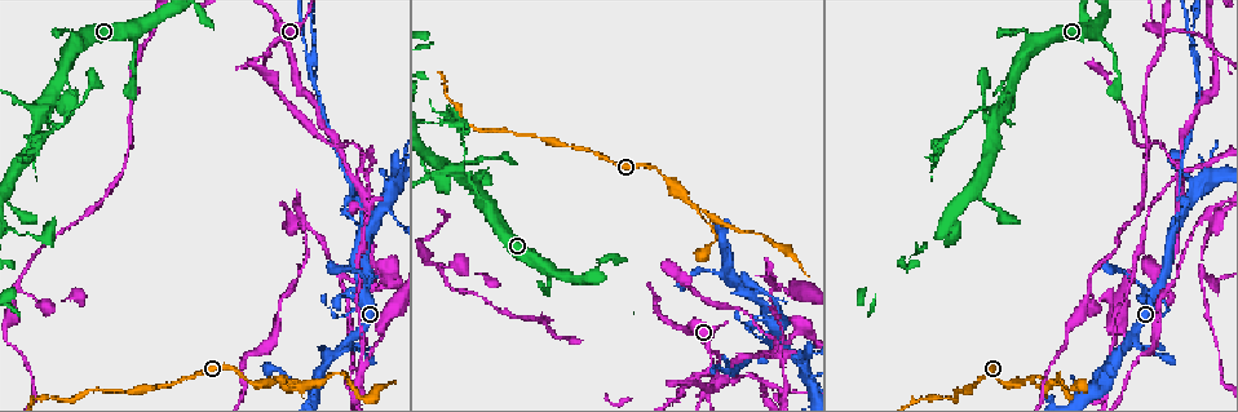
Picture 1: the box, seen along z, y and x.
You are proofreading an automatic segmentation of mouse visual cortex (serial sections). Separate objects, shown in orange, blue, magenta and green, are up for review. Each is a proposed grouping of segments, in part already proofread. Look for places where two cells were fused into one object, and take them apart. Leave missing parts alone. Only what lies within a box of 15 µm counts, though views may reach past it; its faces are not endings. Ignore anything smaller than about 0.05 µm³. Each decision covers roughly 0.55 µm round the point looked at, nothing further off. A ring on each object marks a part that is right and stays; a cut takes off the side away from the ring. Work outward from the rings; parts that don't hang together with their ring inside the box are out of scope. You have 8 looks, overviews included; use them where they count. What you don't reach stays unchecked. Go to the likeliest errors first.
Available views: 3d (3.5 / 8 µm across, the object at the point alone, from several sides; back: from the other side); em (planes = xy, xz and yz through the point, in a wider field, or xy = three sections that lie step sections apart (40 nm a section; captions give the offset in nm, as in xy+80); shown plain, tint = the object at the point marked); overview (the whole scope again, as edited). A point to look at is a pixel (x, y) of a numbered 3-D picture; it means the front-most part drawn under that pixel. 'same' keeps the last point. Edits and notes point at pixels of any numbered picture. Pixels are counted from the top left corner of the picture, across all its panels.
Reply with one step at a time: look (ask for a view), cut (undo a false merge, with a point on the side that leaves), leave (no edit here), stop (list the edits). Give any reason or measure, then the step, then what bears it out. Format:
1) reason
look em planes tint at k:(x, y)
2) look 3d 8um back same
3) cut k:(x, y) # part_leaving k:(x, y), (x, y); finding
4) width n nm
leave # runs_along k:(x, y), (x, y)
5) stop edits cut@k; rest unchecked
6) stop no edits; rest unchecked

four-way junction
look 3d 3.5um at 1:(286, 38)

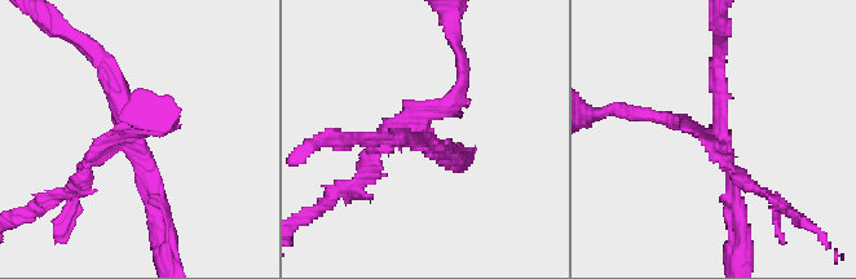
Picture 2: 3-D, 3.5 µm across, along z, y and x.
look em xy step 2 tint at 2:(420, 131)

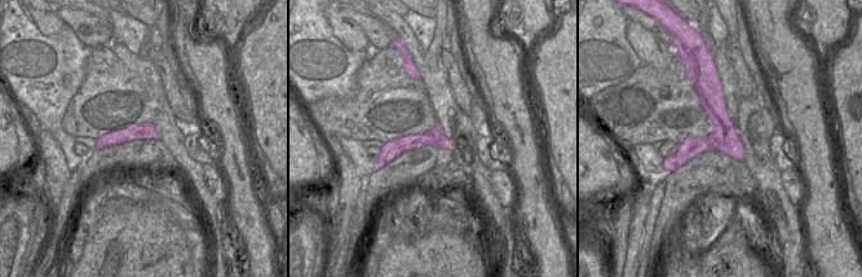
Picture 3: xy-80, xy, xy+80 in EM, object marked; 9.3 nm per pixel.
arm_widths 150, 150, 200, 200 nm
cut 2:(123, 84) # part_leaving 2:(136, 141), (168, 252); a second cell is stuck on

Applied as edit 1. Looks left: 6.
two arms at a narrow angle
look 3d 3.5um at 1:(280, 380)

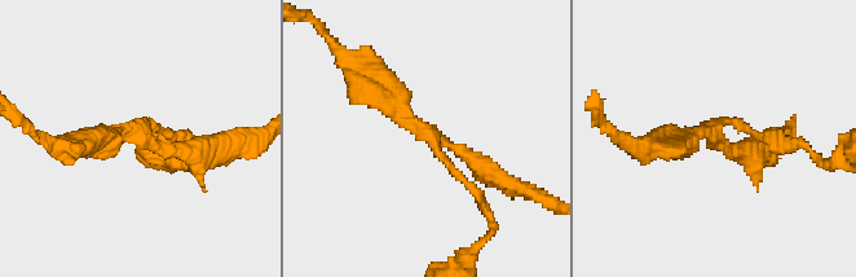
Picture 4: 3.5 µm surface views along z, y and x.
arms 3; arm_widths 100, 250, 300 nm; now the EM
look em xy step 5 plain at 4:(430, 134)

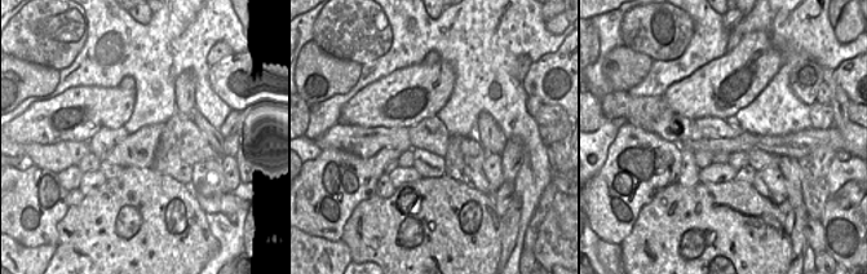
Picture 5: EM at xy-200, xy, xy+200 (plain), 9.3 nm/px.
where the object lies
look em xy step 5 tint same

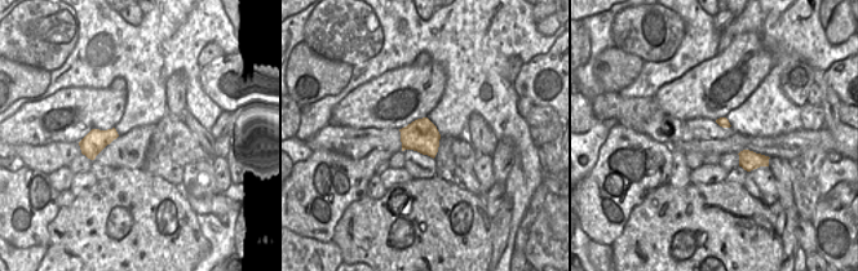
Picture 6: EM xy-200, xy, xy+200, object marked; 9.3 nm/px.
leave # runs_along 4:(371, 83), (398, 117), (502, 179); continuous, no second cell

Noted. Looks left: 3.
four arms meet
look 3d 3.5um at 1:(1170, 232)

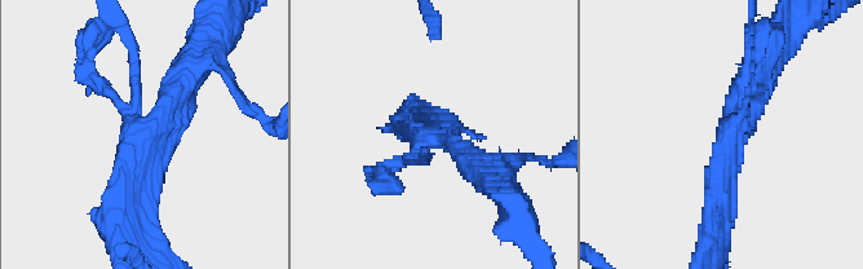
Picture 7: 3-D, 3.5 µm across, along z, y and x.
need the tissue
look em planes tint at 7:(131, 141)

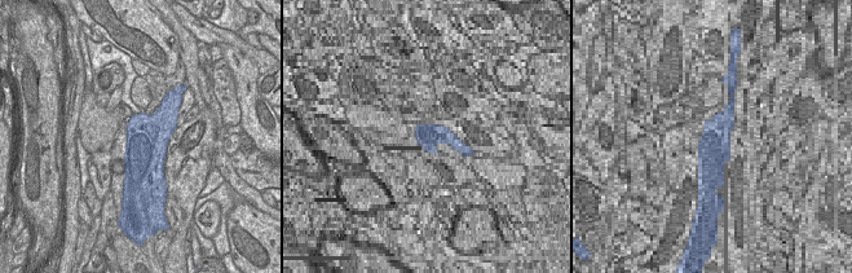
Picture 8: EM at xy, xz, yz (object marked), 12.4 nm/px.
cut 7:(132, 57) # part_leaving 7:(132, 107), (136, 60), (116, 23); a second cell is stuck on

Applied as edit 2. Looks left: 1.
stop edits cut@2, cut@7; rest unchecked

